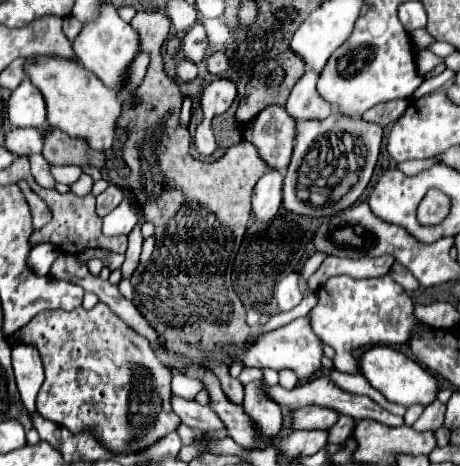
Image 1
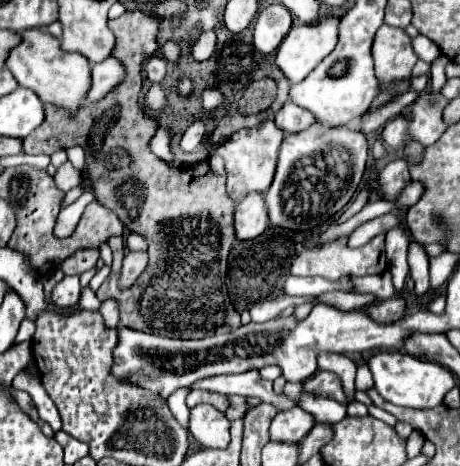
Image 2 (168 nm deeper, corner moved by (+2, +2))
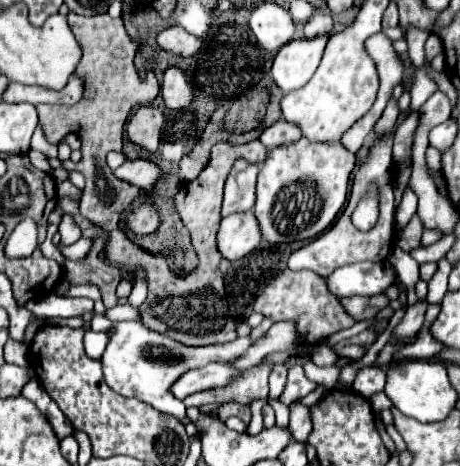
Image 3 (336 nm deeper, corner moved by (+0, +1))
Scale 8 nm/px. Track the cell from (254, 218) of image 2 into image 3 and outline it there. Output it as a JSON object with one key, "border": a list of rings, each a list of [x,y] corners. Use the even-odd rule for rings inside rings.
{"border":[[[252,211],[234,213],[222,219],[218,229],[218,251],[228,261],[238,261],[250,255],[260,243],[260,229]]]}

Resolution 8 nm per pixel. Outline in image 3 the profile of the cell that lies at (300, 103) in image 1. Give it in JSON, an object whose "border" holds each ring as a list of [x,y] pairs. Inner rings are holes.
{"border":[[[284,119],[276,121],[272,127],[266,127],[260,135],[260,141],[266,149],[274,149],[274,147],[280,147],[280,145],[286,145],[286,143],[294,143],[302,137],[300,129]]]}

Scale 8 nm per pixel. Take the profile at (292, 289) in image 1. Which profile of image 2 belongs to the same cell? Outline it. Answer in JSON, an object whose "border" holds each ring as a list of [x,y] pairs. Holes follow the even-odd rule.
{"border":[[[288,276],[284,284],[284,294],[288,296],[316,296],[316,294],[332,292],[332,290],[350,292],[352,284],[348,282],[348,278],[328,282],[324,278],[296,278],[296,276]]]}

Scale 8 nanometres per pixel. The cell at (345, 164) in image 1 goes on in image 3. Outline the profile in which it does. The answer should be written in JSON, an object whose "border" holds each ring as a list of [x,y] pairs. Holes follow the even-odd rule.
{"border":[[[300,139],[290,145],[272,149],[260,167],[256,183],[254,215],[260,225],[262,239],[272,245],[314,239],[324,233],[342,209],[348,193],[348,179],[356,165],[356,157],[336,143],[312,143]]]}

